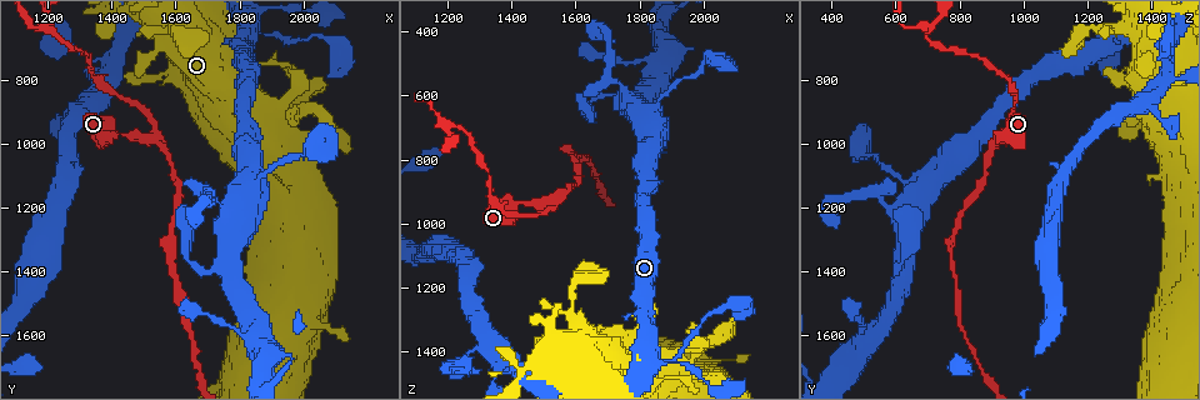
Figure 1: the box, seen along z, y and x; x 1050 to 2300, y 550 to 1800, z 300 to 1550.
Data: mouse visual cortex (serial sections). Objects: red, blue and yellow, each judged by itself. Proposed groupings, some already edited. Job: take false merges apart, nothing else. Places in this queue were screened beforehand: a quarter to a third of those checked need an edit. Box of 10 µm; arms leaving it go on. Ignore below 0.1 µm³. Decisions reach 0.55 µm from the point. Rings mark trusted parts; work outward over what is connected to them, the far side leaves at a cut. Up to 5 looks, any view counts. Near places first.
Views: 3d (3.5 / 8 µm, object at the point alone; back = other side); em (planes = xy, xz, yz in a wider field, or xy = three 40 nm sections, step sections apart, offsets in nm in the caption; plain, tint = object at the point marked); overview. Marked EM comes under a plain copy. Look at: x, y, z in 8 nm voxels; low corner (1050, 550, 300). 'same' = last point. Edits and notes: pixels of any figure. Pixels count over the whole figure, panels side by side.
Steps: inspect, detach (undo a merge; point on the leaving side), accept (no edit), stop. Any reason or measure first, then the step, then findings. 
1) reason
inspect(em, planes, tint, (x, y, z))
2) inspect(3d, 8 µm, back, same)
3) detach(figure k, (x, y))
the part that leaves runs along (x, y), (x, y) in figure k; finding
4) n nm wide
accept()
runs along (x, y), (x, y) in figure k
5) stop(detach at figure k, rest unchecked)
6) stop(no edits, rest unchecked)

arms part here
inspect(3d, 3.5 µm, back, (1530, 980, 930))

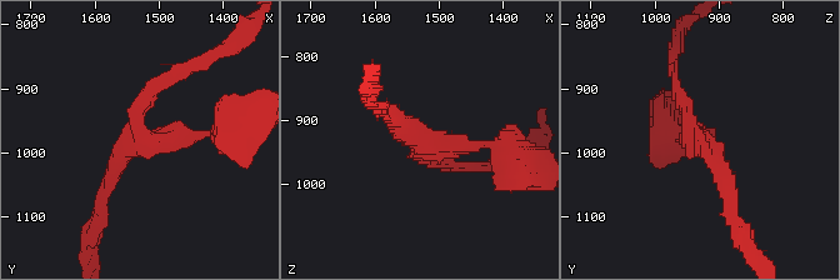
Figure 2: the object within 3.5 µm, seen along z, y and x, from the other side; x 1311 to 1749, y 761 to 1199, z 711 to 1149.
accept()
continuous, no second cell

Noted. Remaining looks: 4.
inspect(3d, 3.5 µm, (1200, 640, 690))

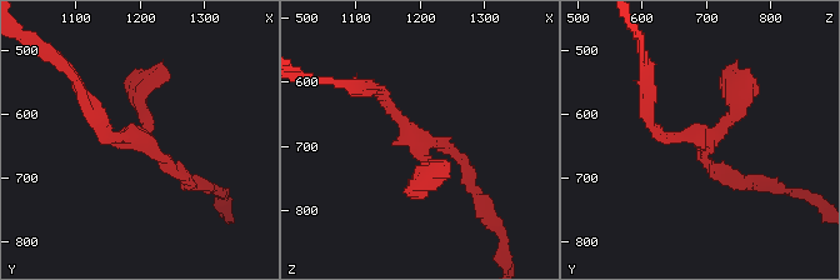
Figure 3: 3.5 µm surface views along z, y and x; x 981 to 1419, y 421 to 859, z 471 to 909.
3 arms; arms of 150, 200, 200 nm; need the tissue
inspect(em, xy, step 3, tint, (1205, 645, 695))

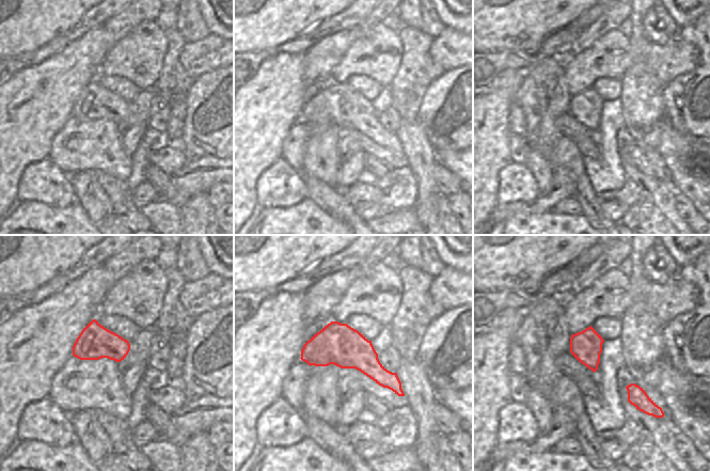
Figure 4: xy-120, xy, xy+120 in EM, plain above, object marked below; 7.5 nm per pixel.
accept()
runs along (305, 347), (354, 350), (400, 393) in figure 4; continuous, no second cell

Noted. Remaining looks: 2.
stop(no edits, rest unchecked)

